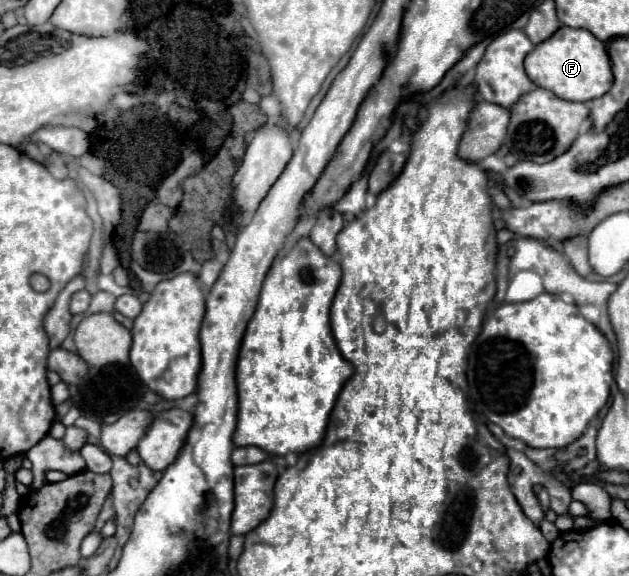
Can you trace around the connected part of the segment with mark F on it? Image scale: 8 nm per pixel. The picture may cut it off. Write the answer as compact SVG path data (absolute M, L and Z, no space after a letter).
M561 26L549 40L537 44L525 58L525 70L537 86L571 102L601 98L613 86L613 72L605 44L589 34L589 30L573 30L569 26Z

